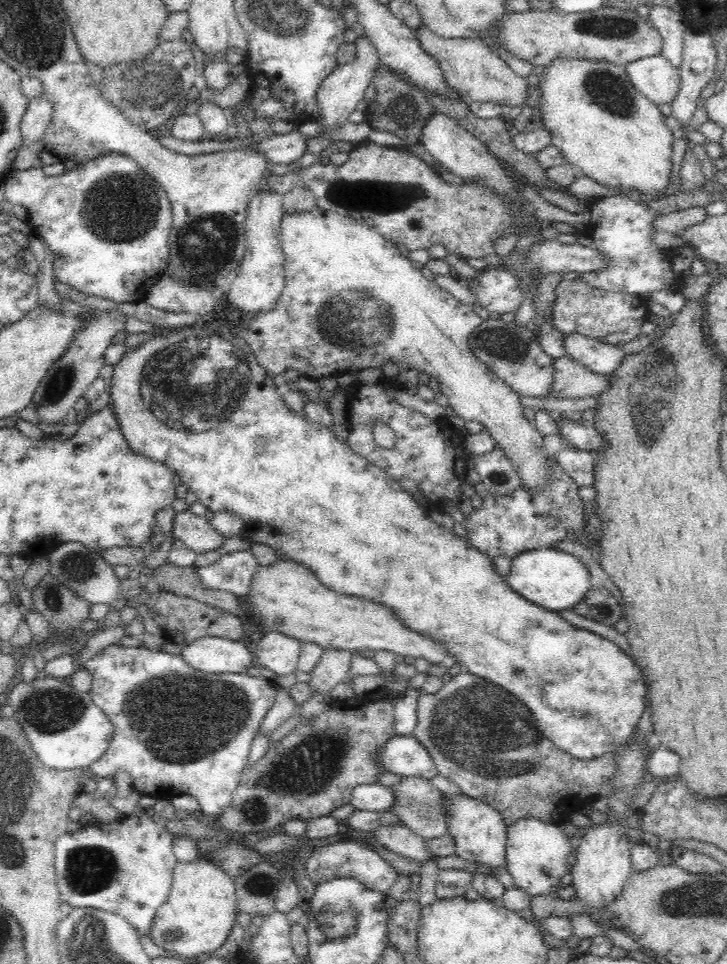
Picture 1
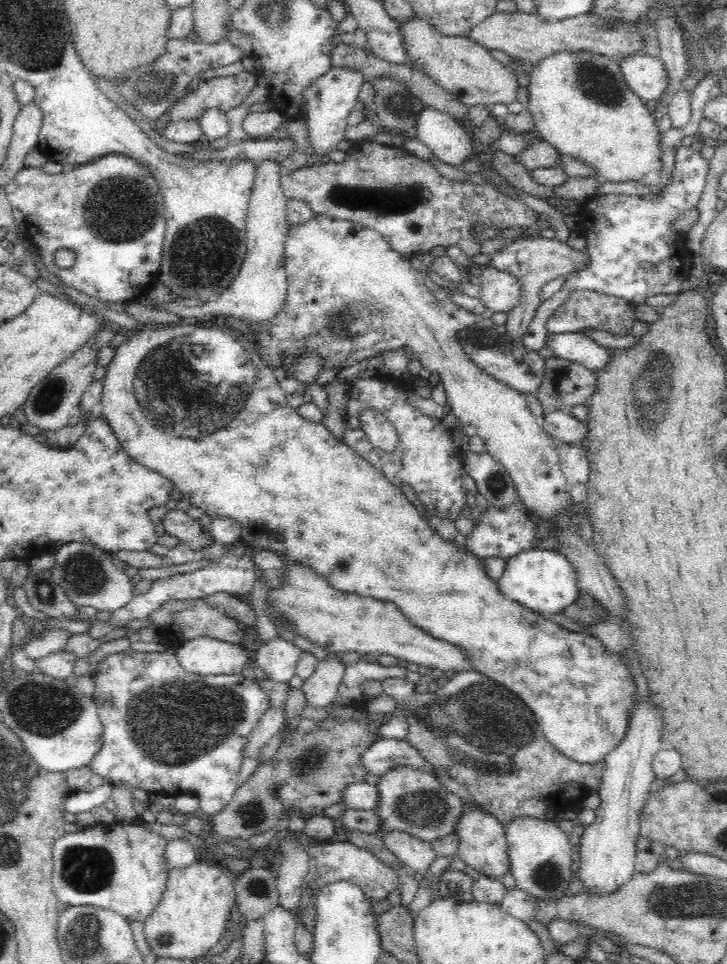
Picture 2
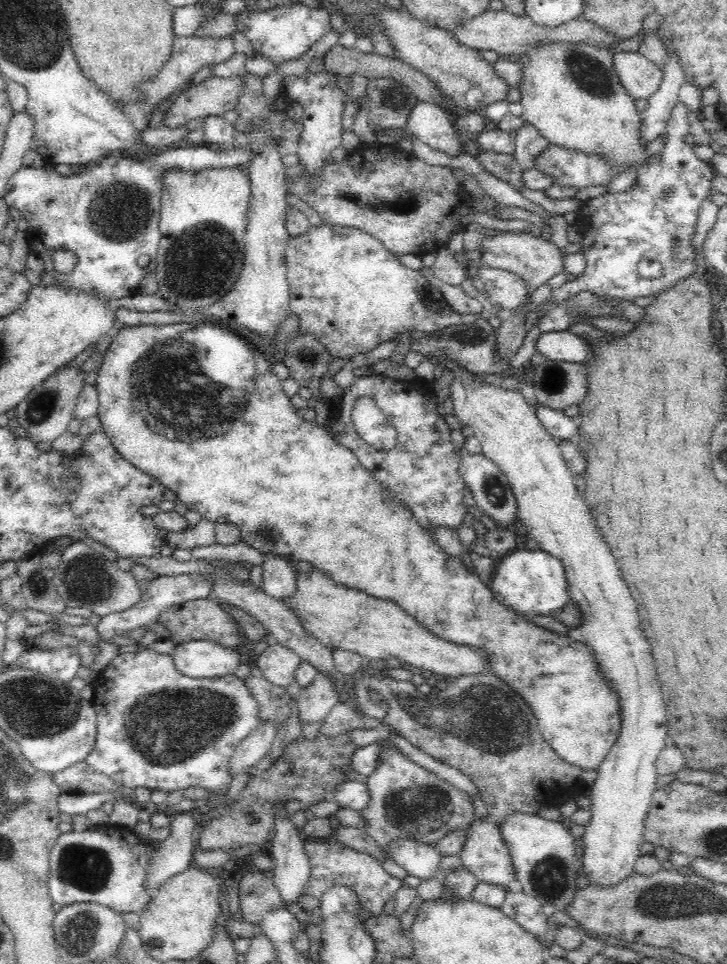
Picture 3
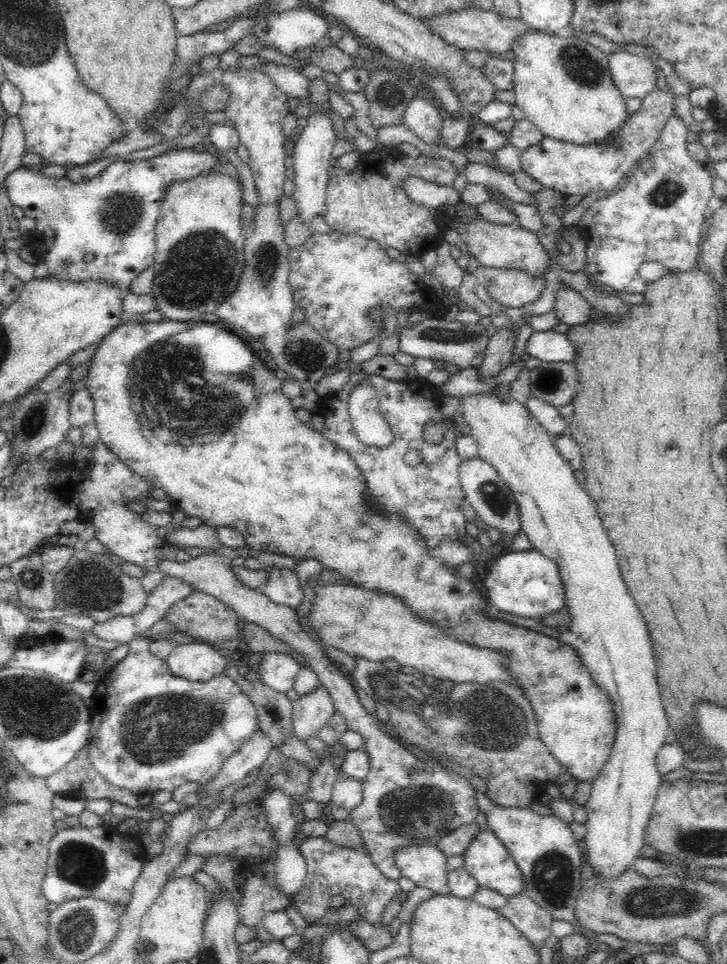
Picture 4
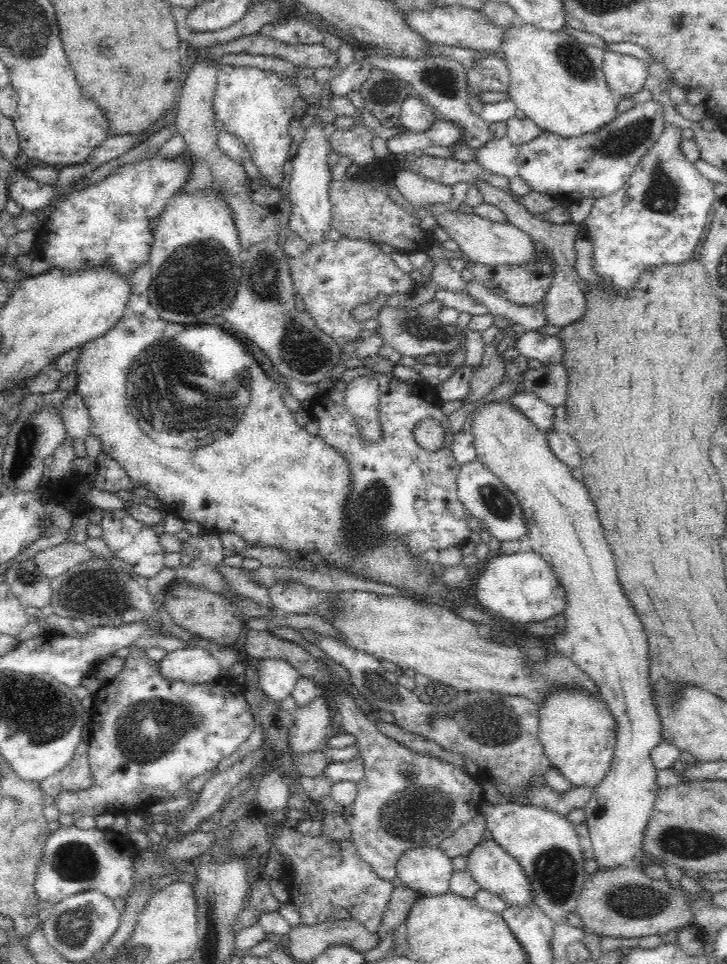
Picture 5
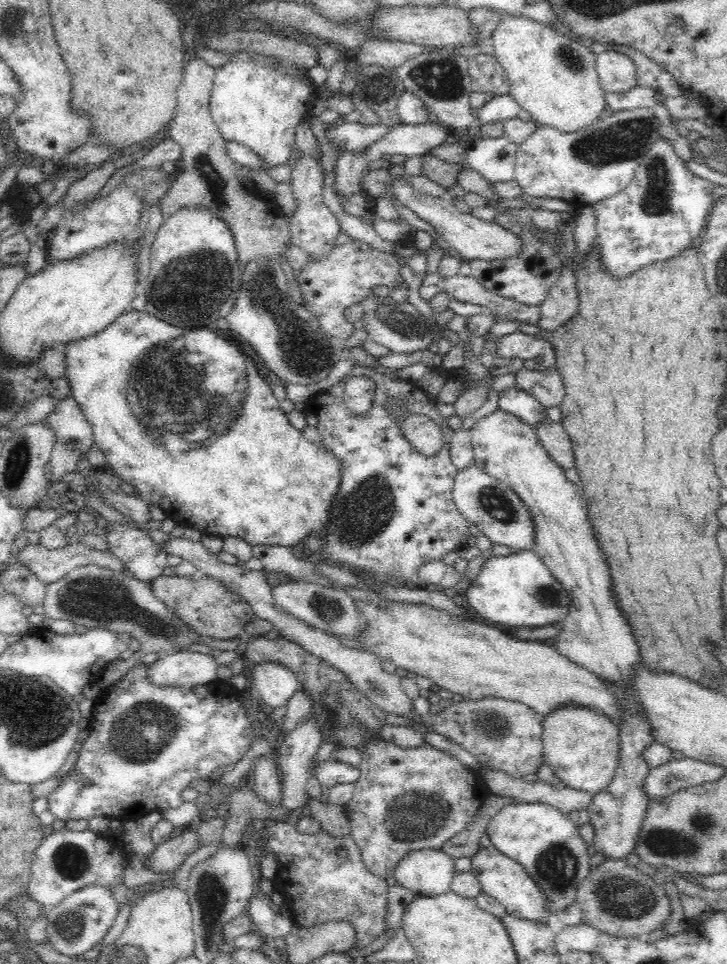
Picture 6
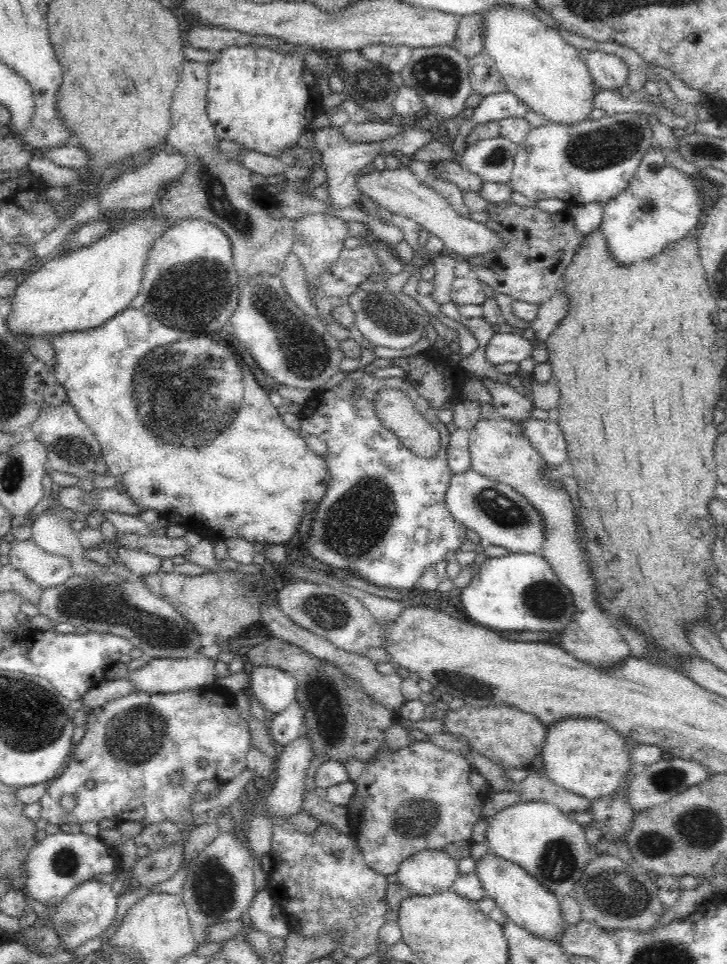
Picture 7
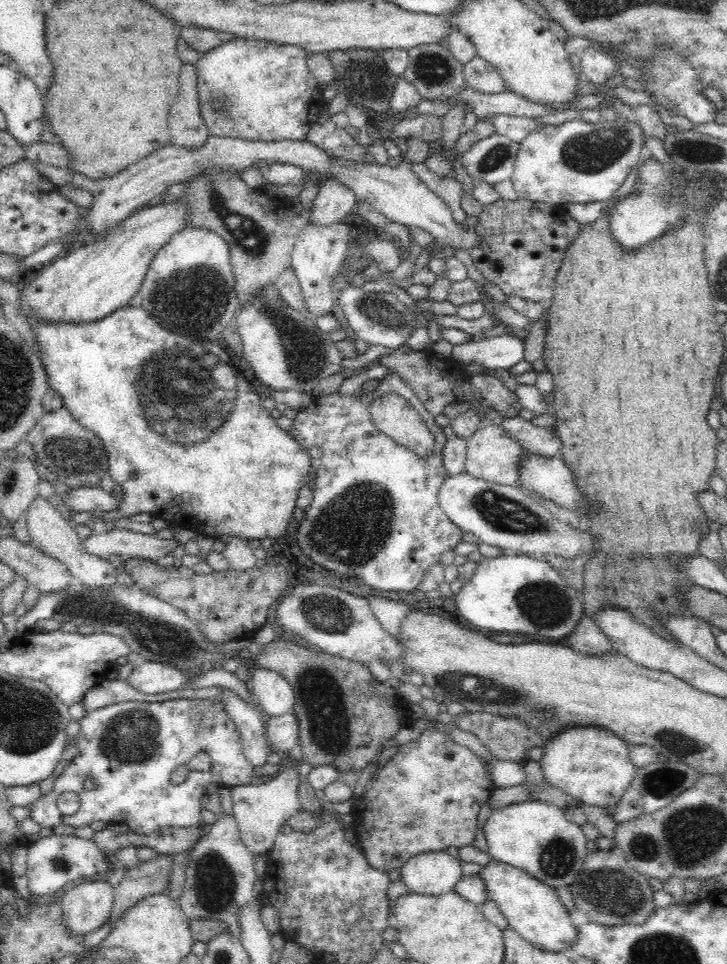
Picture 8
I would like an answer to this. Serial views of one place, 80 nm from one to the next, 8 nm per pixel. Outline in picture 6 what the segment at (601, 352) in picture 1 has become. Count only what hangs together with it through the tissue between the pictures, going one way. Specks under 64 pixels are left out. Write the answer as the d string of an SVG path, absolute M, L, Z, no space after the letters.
M519 330L502 335L489 347L493 355L501 359L520 358L523 362L527 362L528 359L542 356L543 362L537 364L536 368L539 372L550 372L556 367L552 343L545 342L535 335L524 334Z

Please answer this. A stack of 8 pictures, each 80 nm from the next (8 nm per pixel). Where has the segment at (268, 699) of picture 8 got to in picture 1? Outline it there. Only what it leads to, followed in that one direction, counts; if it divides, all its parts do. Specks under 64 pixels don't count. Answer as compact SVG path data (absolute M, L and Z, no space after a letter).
M276 631L261 639L254 652L256 660L272 672L273 678L294 674L303 643Z

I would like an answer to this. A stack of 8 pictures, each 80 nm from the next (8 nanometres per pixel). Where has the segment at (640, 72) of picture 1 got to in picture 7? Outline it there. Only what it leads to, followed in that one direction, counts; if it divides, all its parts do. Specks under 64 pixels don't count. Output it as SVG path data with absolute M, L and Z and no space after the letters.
M592 50L583 60L588 67L592 82L596 82L598 86L609 91L624 86L629 70L620 57Z

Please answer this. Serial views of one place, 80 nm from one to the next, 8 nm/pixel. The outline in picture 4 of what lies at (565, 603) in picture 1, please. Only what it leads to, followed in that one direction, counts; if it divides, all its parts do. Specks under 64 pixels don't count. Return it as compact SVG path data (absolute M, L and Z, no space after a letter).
M533 548L509 551L496 558L482 582L485 598L492 606L522 618L541 619L565 606L565 588L558 576L556 563Z

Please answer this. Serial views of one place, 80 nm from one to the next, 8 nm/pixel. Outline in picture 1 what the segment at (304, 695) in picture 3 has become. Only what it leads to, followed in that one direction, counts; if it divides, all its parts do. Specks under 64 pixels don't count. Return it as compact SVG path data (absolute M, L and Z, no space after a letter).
M328 649L323 651L318 664L310 673L309 685L314 692L329 695L332 689L346 678L352 653L348 650Z

